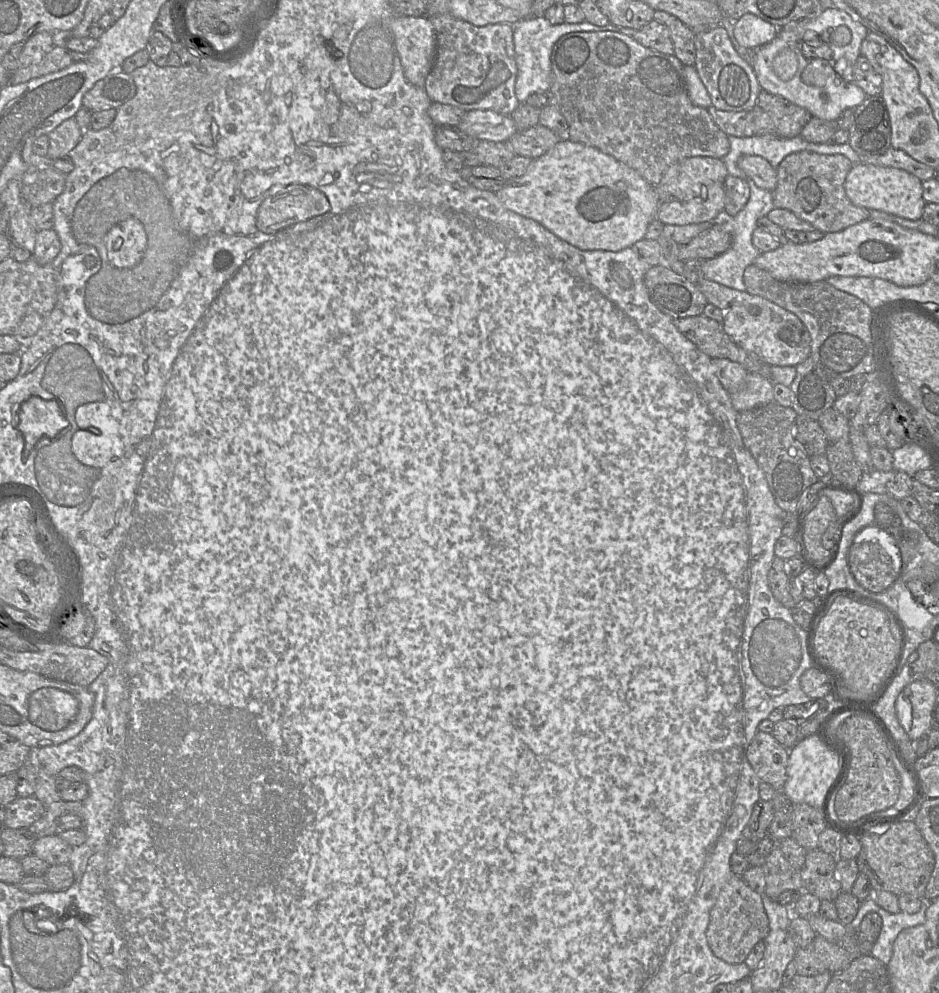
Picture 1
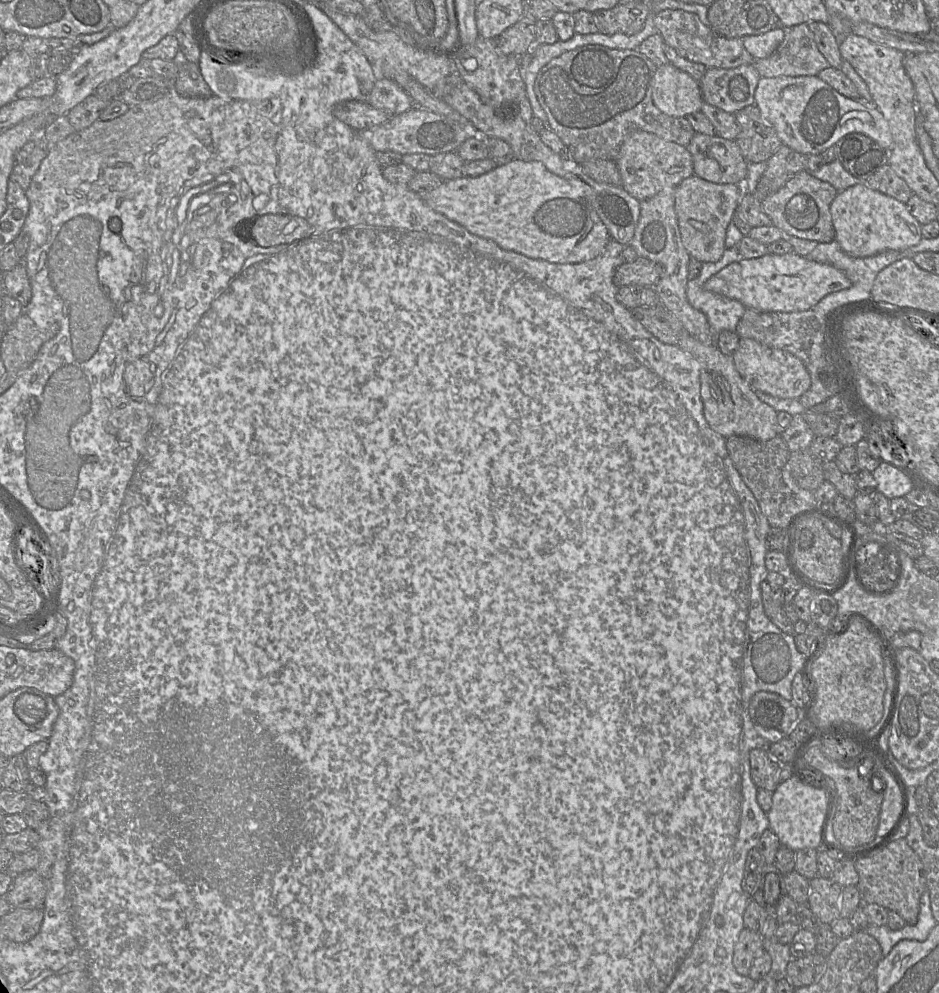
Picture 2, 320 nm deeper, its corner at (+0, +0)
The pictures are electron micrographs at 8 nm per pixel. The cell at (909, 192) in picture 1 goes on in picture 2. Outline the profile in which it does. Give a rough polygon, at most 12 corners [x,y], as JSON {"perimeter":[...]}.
{"perimeter":[[864,182],[838,192],[835,240],[852,257],[905,250],[922,225]]}

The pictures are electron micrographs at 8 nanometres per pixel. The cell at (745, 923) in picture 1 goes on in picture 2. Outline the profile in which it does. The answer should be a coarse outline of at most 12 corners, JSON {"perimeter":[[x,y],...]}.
{"perimeter":[[744,928],[733,952],[738,974],[748,976],[765,949],[763,935]]}

